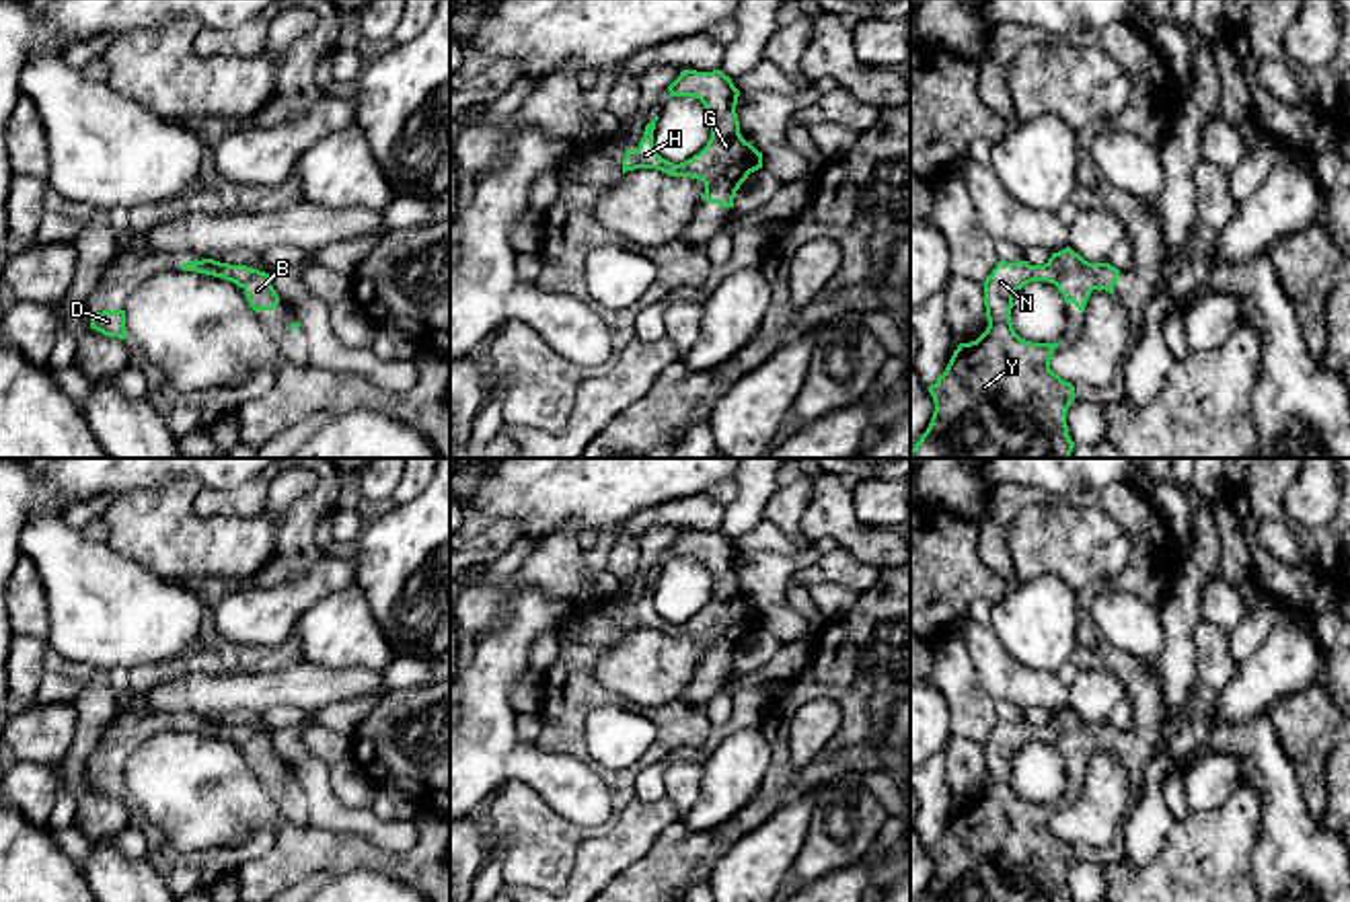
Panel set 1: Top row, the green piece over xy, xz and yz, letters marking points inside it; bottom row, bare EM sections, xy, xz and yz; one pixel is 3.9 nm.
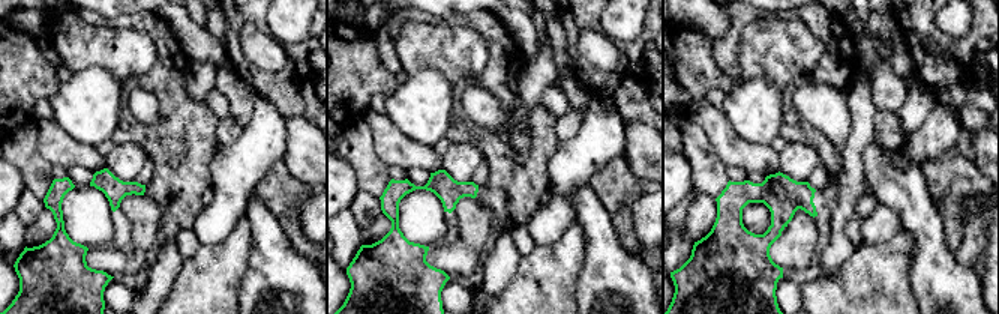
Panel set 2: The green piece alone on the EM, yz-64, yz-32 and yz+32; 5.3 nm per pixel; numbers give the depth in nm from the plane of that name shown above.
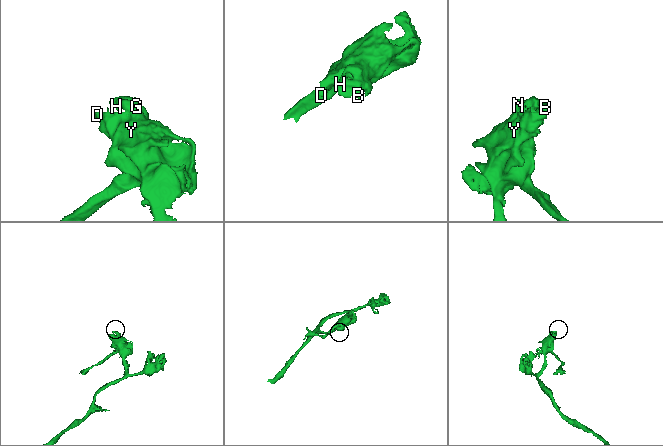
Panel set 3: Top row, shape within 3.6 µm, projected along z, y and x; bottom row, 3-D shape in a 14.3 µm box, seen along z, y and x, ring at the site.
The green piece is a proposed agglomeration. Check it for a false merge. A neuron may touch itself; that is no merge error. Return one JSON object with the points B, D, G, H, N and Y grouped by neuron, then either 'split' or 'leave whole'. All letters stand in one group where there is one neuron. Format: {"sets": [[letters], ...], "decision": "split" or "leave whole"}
{"sets": [["B", "D", "G", "H", "N", "Y"]], "decision": "leave whole"}

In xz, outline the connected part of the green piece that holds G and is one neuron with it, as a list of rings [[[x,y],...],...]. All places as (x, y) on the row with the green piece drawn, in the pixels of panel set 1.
[[[682,70],[668,86],[672,97],[695,97],[711,115],[711,138],[707,146],[692,158],[674,164],[662,158],[653,146],[653,129],[658,115],[645,125],[637,150],[627,150],[623,173],[635,168],[655,168],[670,177],[690,177],[705,183],[703,199],[721,208],[734,208],[734,197],[750,173],[762,168],[762,152],[758,152],[740,134],[736,113],[740,90],[721,70],[697,72]]]

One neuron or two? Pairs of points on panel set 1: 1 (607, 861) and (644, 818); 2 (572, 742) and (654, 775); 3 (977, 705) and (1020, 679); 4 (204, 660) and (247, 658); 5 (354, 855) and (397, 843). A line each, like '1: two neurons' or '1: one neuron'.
1: one neuron
2: two neurons
3: two neurons
4: one neuron
5: two neurons

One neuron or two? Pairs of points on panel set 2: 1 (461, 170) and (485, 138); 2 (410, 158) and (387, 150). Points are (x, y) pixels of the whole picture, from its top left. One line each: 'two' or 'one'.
1: two
2: one

